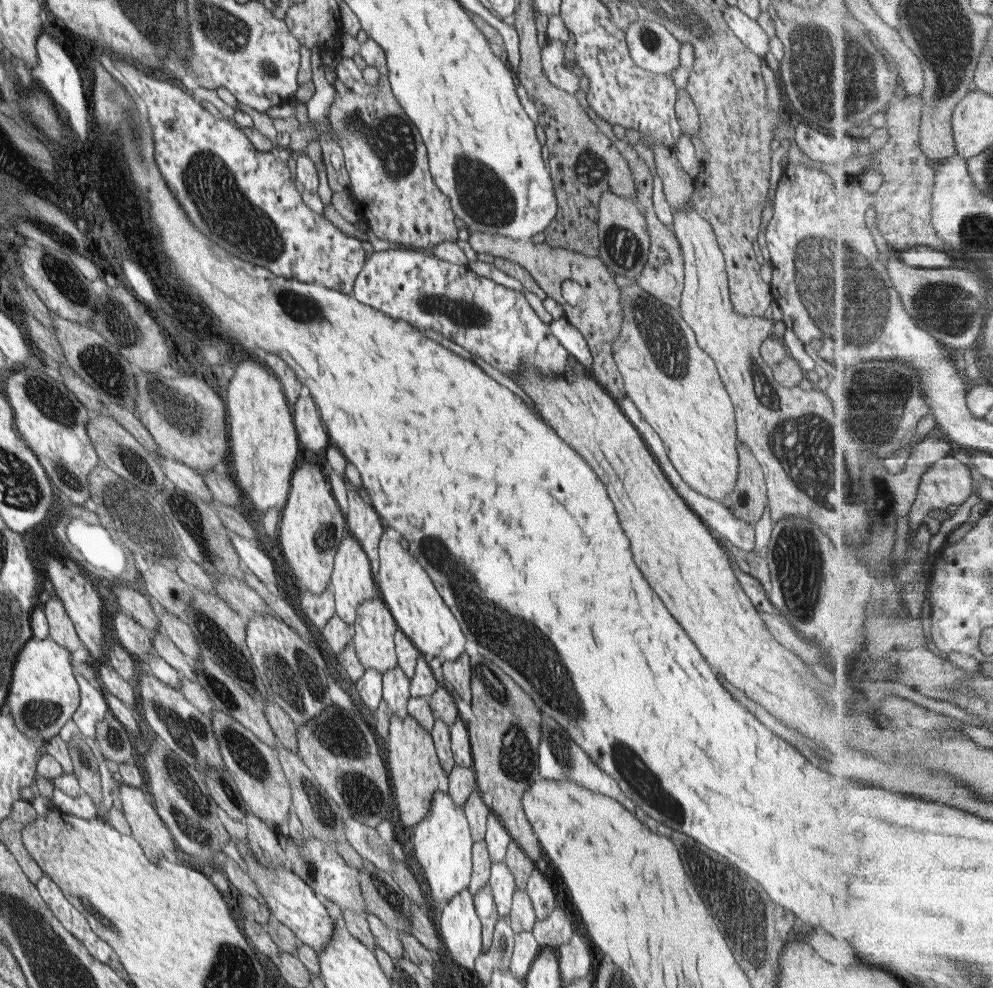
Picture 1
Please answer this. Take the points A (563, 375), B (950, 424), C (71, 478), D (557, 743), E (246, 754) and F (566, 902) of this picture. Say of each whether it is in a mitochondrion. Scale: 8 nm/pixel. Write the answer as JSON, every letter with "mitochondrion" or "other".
{"A":"other","B":"other","C":"mitochondrion","D":"mitochondrion","E":"mitochondrion","F":"other"}

